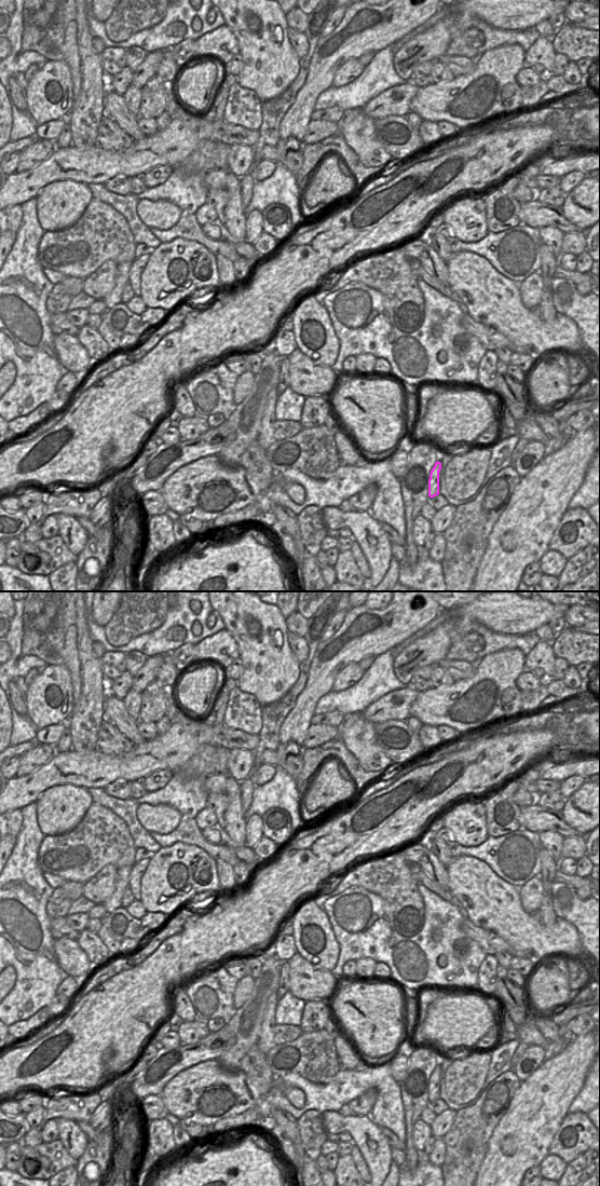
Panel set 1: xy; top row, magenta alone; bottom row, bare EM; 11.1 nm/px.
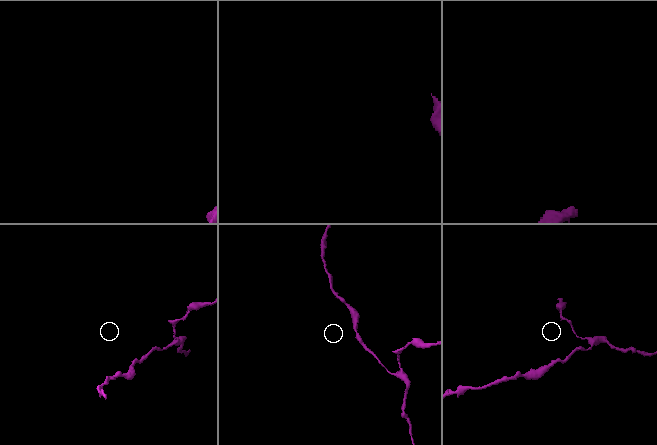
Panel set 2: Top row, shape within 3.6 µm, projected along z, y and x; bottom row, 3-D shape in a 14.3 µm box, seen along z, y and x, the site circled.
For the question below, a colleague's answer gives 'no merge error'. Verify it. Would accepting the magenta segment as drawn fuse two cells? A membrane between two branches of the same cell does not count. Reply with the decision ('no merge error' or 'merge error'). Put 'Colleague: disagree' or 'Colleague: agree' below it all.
no merge error
Colleague: agree

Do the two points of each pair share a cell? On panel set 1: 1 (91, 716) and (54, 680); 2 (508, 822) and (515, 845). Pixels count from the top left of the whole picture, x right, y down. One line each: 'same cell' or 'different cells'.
1: different cells
2: different cells

